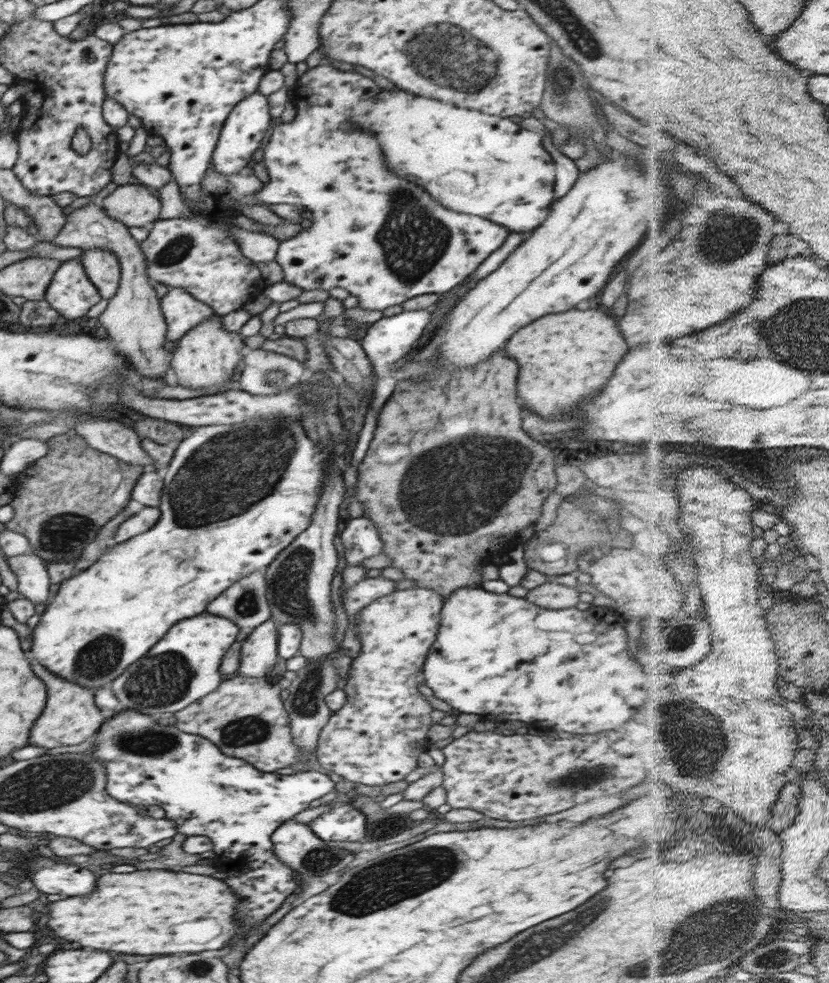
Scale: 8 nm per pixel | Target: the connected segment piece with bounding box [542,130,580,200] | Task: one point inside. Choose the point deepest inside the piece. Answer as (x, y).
(566, 172)

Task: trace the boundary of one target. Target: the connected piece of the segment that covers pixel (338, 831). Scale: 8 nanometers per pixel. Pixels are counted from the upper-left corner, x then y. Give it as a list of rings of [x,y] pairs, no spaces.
[[[336,806],[334,810],[310,822],[314,834],[322,840],[364,841],[366,835],[366,816],[352,806]]]

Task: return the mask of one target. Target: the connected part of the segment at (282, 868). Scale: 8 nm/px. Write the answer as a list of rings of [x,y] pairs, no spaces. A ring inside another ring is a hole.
[[[132,709],[119,710],[102,723],[91,755],[106,766],[106,790],[112,798],[136,806],[160,806],[166,818],[176,822],[178,834],[208,836],[216,856],[226,858],[230,868],[242,860],[242,870],[246,868],[246,873],[224,880],[240,896],[240,912],[236,914],[240,928],[232,938],[234,944],[252,926],[272,916],[298,888],[296,870],[288,868],[272,848],[272,832],[282,822],[306,810],[314,800],[334,792],[334,781],[317,771],[291,775],[260,772],[240,758],[224,756],[206,738],[184,734],[176,726],[162,726],[158,722],[161,721],[156,721],[153,715]]]

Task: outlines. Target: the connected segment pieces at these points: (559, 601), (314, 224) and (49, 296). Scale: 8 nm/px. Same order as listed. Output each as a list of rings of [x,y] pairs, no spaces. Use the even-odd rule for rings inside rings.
[[[549,579],[546,583],[530,589],[525,598],[540,608],[562,610],[562,608],[575,607],[581,596],[582,593],[578,587],[568,587]]]
[[[320,64],[307,72],[301,73],[301,78],[296,86],[292,89],[292,97],[290,101],[295,105],[295,118],[284,124],[276,125],[272,128],[268,137],[264,142],[263,162],[267,170],[269,181],[262,187],[262,191],[258,191],[254,197],[262,201],[264,204],[290,204],[297,206],[298,209],[306,209],[312,213],[313,219],[309,223],[305,223],[303,229],[290,239],[279,243],[279,247],[275,256],[276,262],[282,266],[284,272],[284,281],[297,286],[302,290],[329,290],[335,286],[340,286],[347,290],[350,295],[359,298],[359,306],[363,310],[386,310],[390,306],[398,306],[411,298],[422,294],[442,294],[448,292],[450,288],[454,288],[456,284],[460,284],[466,276],[470,276],[484,258],[488,258],[496,248],[502,246],[502,242],[508,236],[508,230],[478,218],[478,216],[470,216],[470,214],[456,214],[450,210],[444,210],[444,206],[436,204],[422,188],[418,188],[416,184],[410,184],[406,180],[400,180],[396,176],[392,176],[386,166],[384,160],[380,156],[380,145],[370,134],[366,134],[366,130],[360,130],[361,126],[355,124],[358,114],[362,114],[375,101],[376,96],[381,93],[382,88],[376,86],[371,78],[363,76],[356,71],[342,71],[332,65]]]
[[[73,258],[62,262],[54,273],[47,286],[45,299],[70,322],[82,318],[102,298],[90,282],[80,259]]]

